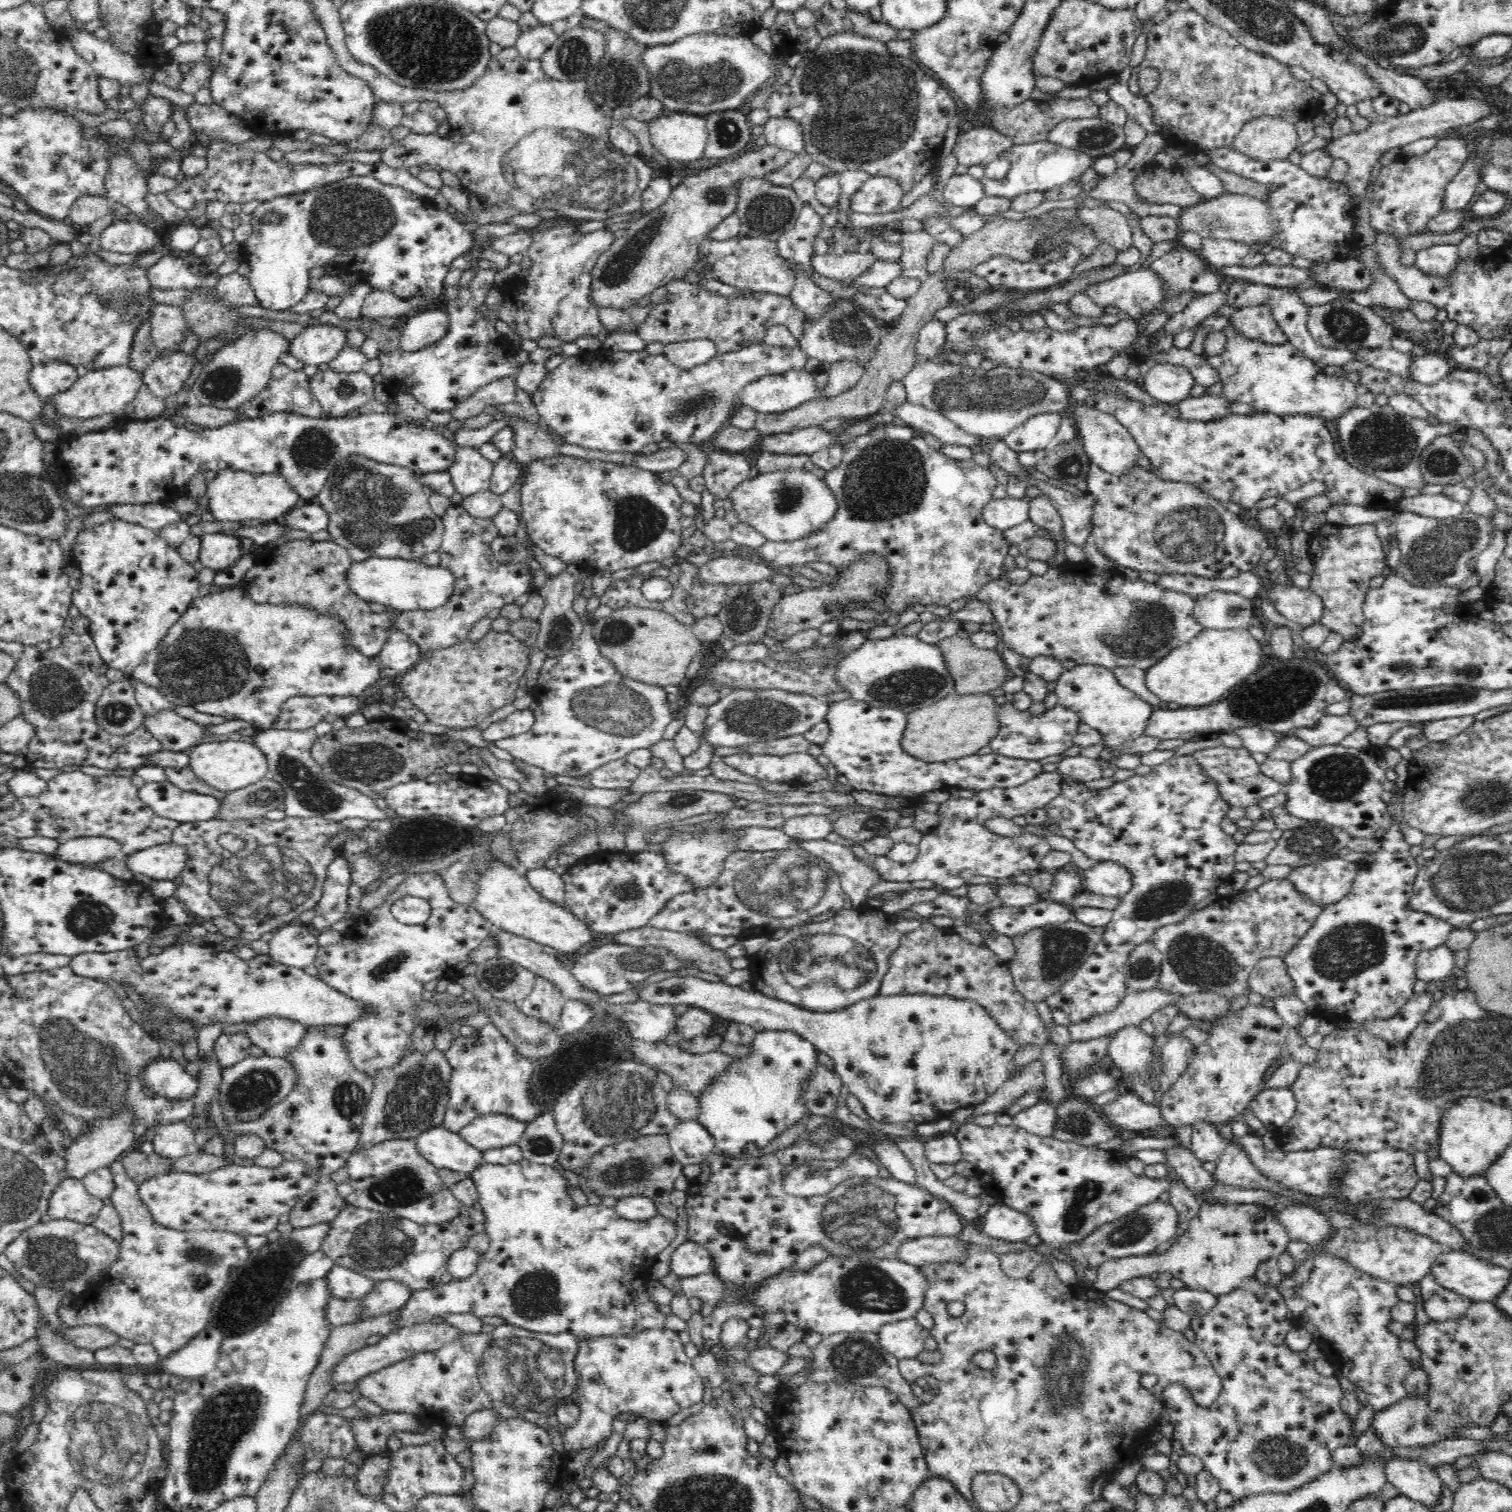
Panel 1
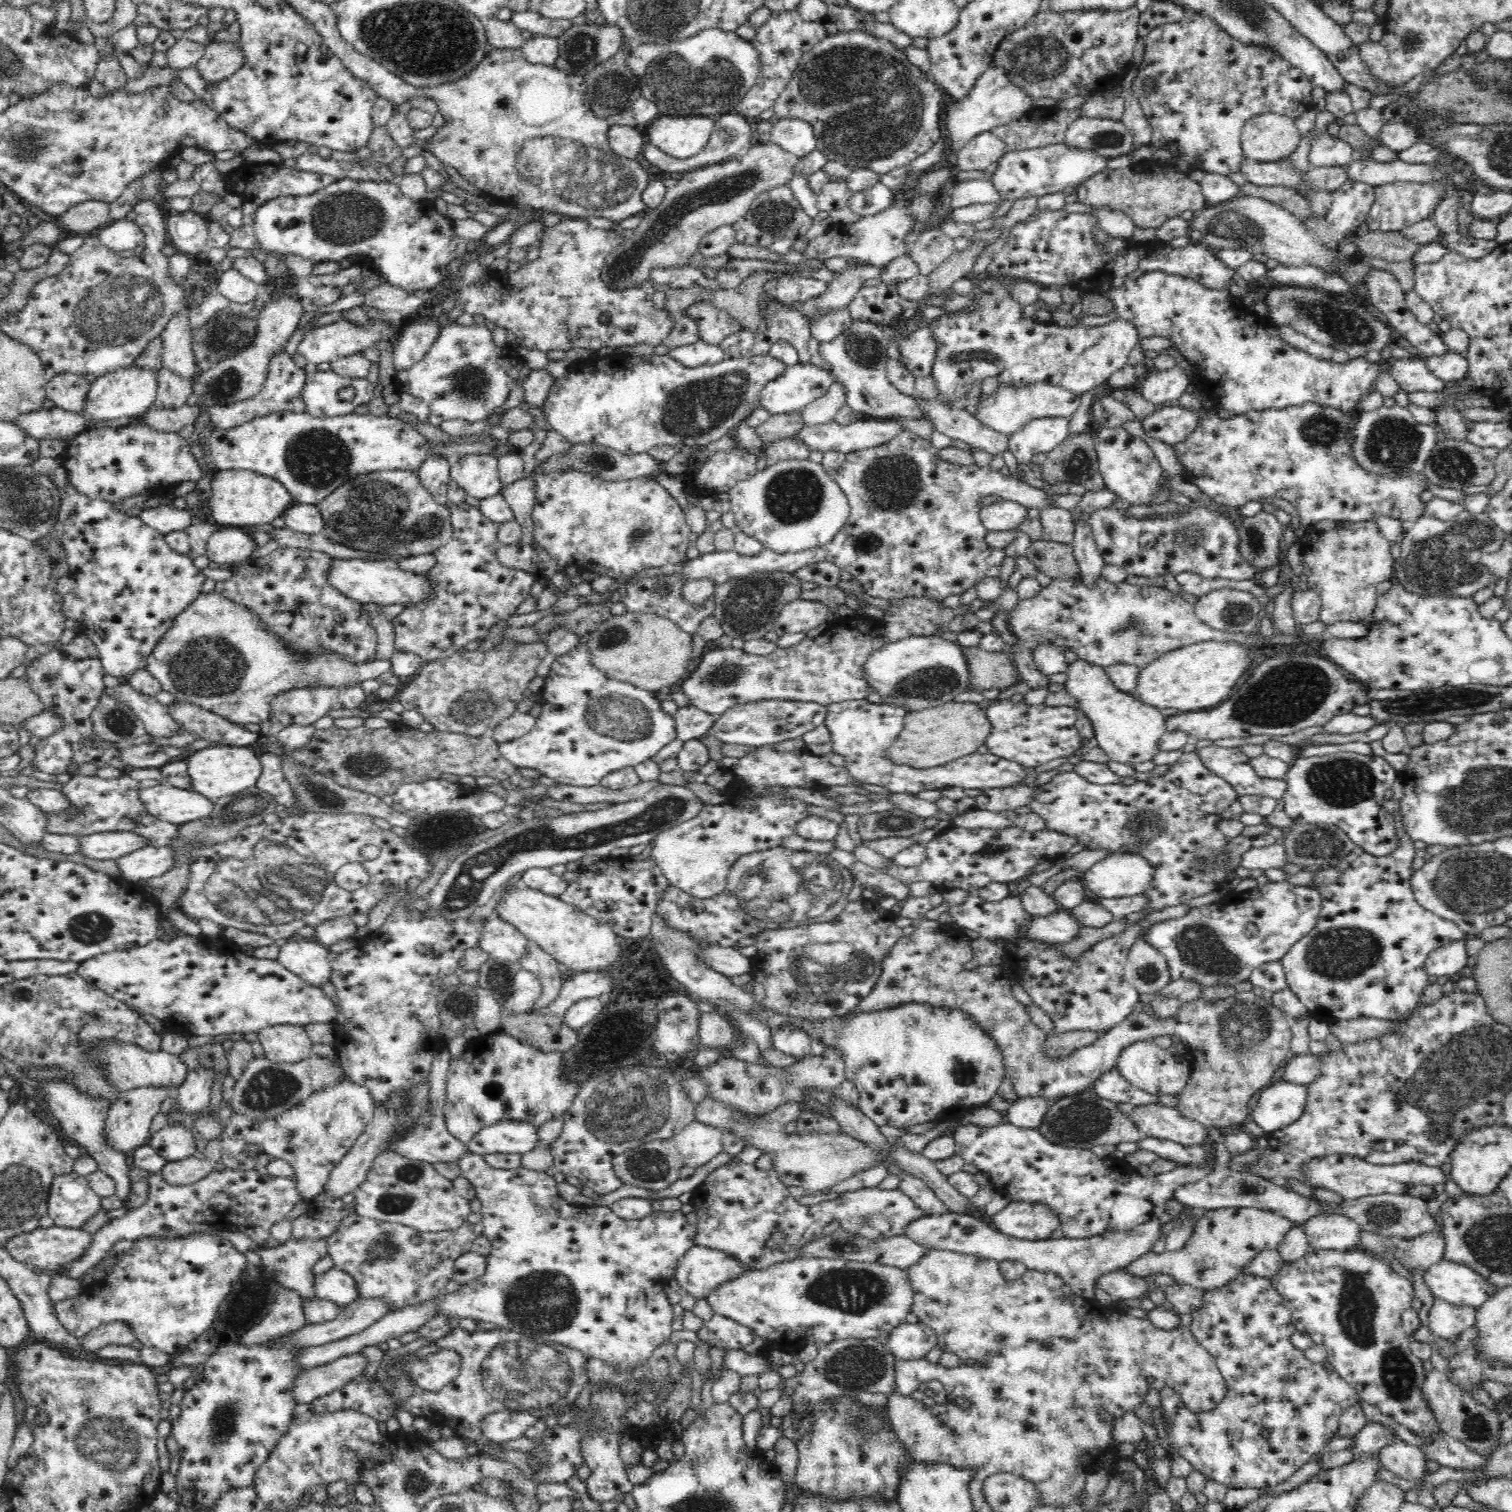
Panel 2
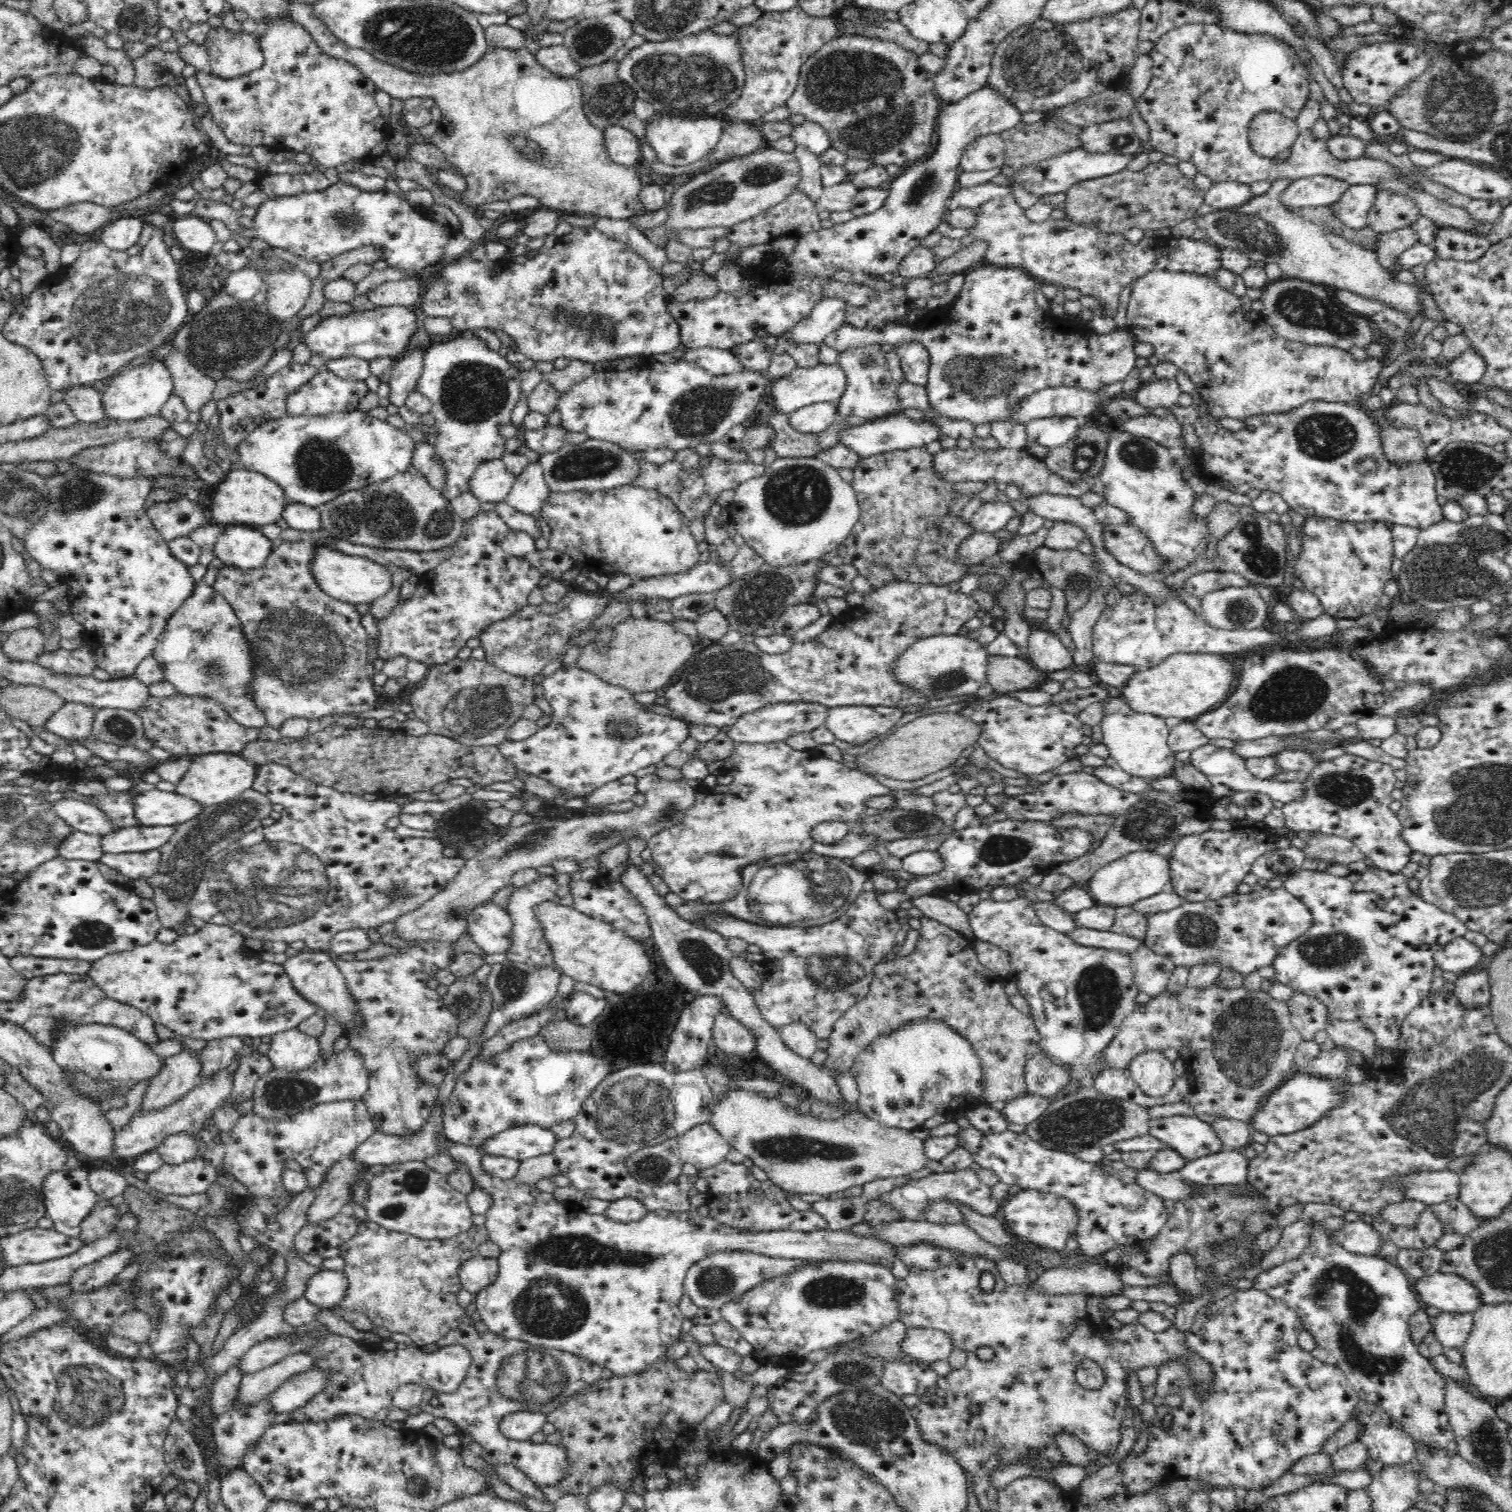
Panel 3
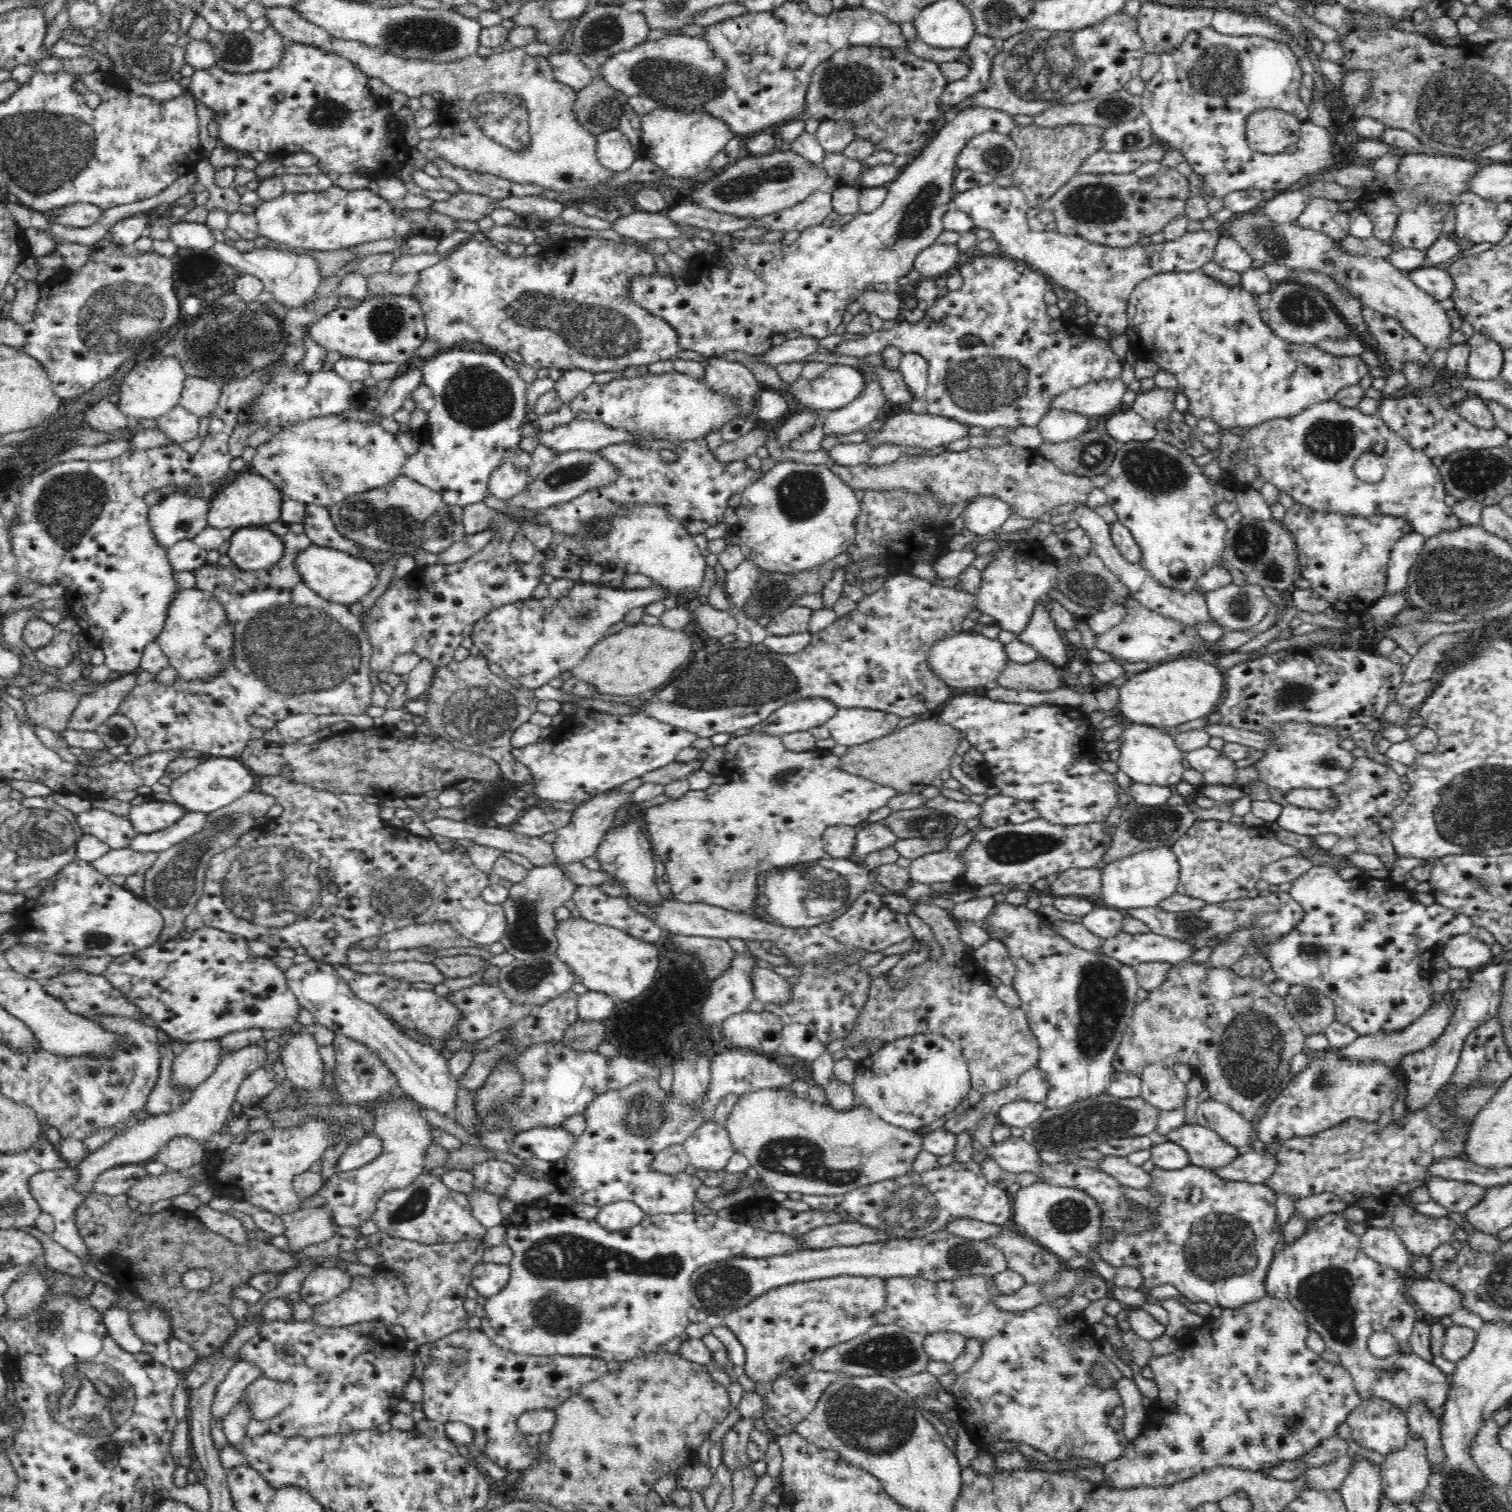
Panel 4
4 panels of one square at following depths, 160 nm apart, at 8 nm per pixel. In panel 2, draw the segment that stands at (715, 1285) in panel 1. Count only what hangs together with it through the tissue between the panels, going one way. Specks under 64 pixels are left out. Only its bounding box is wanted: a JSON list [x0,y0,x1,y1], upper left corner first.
[705,1256,914,1355]

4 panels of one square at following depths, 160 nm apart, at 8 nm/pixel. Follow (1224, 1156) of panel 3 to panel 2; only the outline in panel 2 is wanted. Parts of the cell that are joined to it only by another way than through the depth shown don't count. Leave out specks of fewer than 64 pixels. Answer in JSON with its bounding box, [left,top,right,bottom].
[950,1122,1214,1239]

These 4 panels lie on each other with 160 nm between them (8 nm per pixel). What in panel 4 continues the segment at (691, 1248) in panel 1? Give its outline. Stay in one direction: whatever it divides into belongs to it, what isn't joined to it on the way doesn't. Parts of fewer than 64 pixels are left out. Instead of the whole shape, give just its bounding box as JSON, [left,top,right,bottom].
[691,1230,1007,1317]

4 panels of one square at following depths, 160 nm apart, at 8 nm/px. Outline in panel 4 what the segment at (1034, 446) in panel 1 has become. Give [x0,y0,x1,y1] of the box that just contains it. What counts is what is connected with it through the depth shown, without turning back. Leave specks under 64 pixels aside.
[1037,409,1088,443]

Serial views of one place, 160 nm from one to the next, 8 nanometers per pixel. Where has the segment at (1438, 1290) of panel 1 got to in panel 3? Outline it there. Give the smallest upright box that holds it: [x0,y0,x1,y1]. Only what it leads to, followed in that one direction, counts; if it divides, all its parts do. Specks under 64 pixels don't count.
[1431,1311,1473,1347]

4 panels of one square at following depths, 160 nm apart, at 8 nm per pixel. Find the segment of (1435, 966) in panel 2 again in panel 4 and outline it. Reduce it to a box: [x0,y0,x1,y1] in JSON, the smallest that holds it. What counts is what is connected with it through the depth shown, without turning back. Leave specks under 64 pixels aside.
[1440,934,1493,971]

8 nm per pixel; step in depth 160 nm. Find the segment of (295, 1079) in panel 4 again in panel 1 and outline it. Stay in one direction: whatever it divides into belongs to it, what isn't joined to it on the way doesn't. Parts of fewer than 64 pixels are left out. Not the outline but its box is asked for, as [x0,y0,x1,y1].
[245,1016,306,1058]

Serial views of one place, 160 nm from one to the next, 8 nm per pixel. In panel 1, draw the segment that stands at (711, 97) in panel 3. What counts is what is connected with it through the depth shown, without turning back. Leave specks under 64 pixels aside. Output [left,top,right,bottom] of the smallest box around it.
[642,34,780,114]

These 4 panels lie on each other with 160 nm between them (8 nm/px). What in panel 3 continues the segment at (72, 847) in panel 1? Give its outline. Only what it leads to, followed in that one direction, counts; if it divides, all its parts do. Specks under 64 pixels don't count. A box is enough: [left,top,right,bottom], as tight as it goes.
[100,825,176,854]

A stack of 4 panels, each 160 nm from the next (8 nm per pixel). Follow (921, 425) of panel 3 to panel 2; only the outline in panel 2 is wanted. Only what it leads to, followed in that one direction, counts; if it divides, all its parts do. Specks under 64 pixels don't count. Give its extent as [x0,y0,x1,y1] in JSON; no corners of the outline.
[794,420,902,454]

